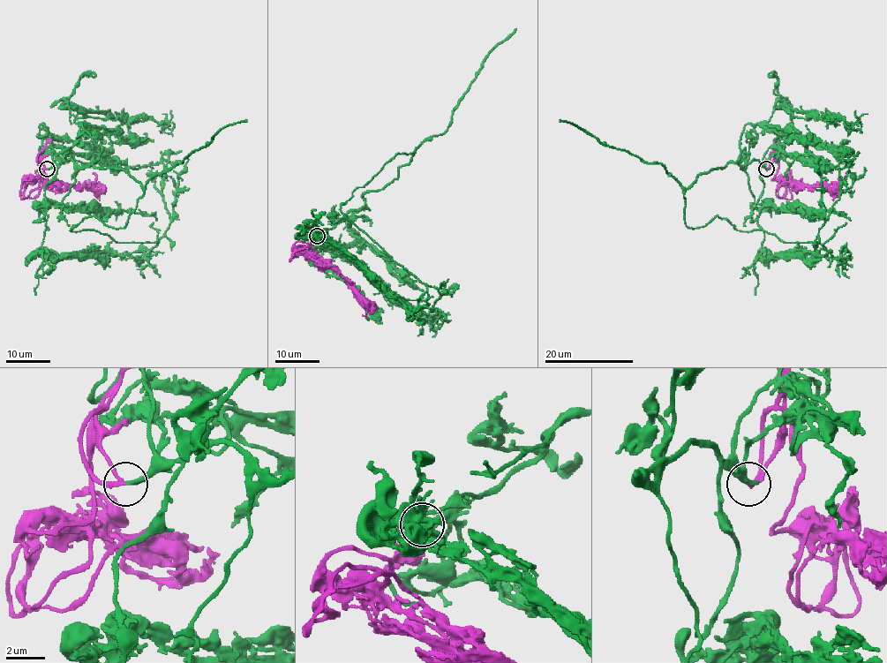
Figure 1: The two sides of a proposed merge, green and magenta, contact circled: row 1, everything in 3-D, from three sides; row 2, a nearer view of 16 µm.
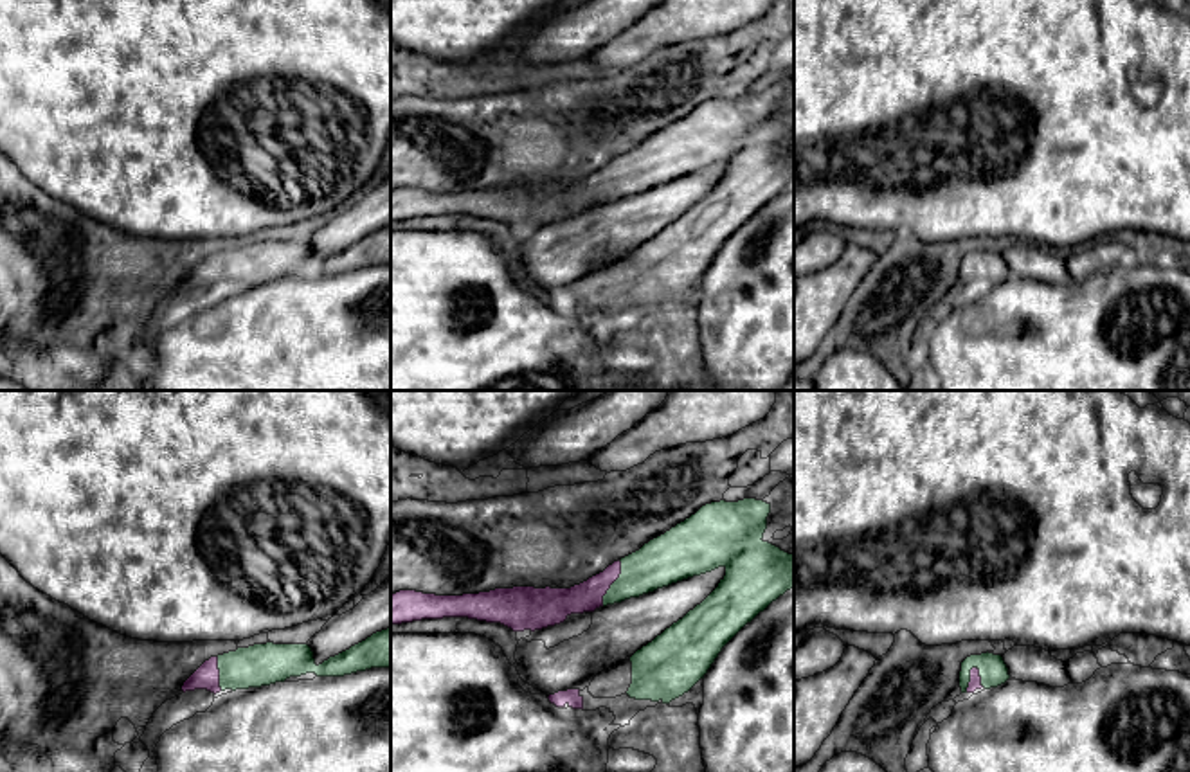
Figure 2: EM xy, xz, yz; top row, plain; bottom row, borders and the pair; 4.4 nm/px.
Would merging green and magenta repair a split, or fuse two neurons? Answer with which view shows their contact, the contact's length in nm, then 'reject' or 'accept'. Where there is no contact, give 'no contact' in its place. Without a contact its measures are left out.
yz | 130 nm | accept

